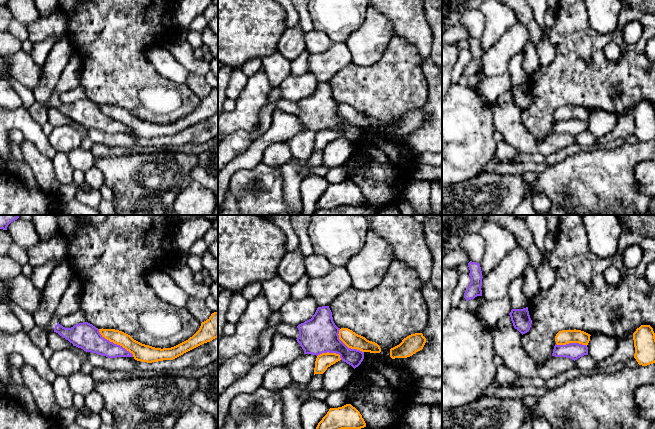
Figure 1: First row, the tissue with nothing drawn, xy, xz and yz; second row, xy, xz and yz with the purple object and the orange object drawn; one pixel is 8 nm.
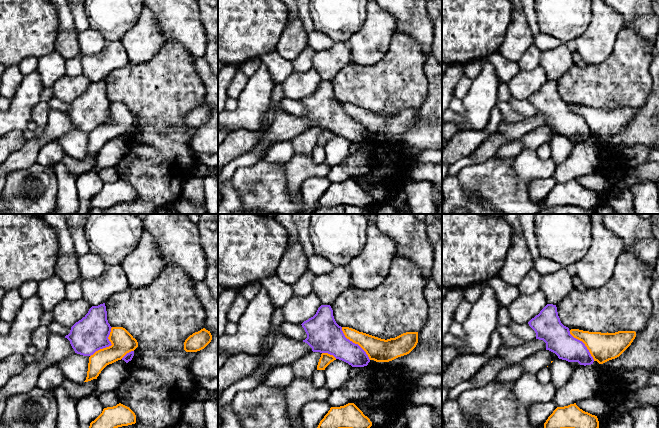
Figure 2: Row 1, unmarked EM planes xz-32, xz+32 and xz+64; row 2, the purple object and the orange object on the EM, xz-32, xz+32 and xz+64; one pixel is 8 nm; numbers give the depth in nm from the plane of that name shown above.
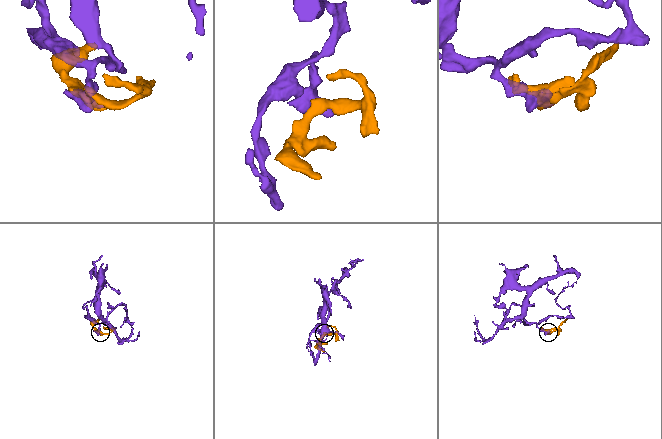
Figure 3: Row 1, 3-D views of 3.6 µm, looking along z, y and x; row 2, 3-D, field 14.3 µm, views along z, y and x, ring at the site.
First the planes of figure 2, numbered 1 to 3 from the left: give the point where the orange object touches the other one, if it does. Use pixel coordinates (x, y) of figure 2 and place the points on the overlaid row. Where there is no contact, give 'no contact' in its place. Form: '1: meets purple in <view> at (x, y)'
1: meets purple in xz-32 at (109, 345)
2: meets purple in xz+32 at (354, 343)
3: meets purple in xz+64 at (584, 344)

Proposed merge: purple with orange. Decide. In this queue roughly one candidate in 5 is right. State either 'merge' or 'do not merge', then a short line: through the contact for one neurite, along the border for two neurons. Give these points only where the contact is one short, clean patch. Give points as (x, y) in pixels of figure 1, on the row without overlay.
do not merge

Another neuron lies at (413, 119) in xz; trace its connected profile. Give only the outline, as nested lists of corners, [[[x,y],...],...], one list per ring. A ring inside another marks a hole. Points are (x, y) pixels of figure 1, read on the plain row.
[[[415,109],[407,112],[402,118],[390,125],[390,133],[407,134],[423,125],[426,119],[426,114],[422,109]]]

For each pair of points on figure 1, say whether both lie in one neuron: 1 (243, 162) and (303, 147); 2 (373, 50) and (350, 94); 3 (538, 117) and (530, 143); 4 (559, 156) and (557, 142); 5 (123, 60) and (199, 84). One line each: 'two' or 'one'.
1: two
2: two
3: two
4: two
5: two

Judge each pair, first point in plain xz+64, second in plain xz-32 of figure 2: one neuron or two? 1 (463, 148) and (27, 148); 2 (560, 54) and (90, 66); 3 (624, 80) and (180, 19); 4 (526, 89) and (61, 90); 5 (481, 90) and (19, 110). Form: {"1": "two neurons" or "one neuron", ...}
{"1": "two neurons", "2": "one neuron", "3": "two neurons", "4": "one neuron", "5": "one neuron"}

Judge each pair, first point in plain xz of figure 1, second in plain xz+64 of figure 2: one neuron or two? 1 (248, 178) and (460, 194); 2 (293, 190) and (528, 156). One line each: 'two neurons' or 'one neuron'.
1: two neurons
2: one neuron

